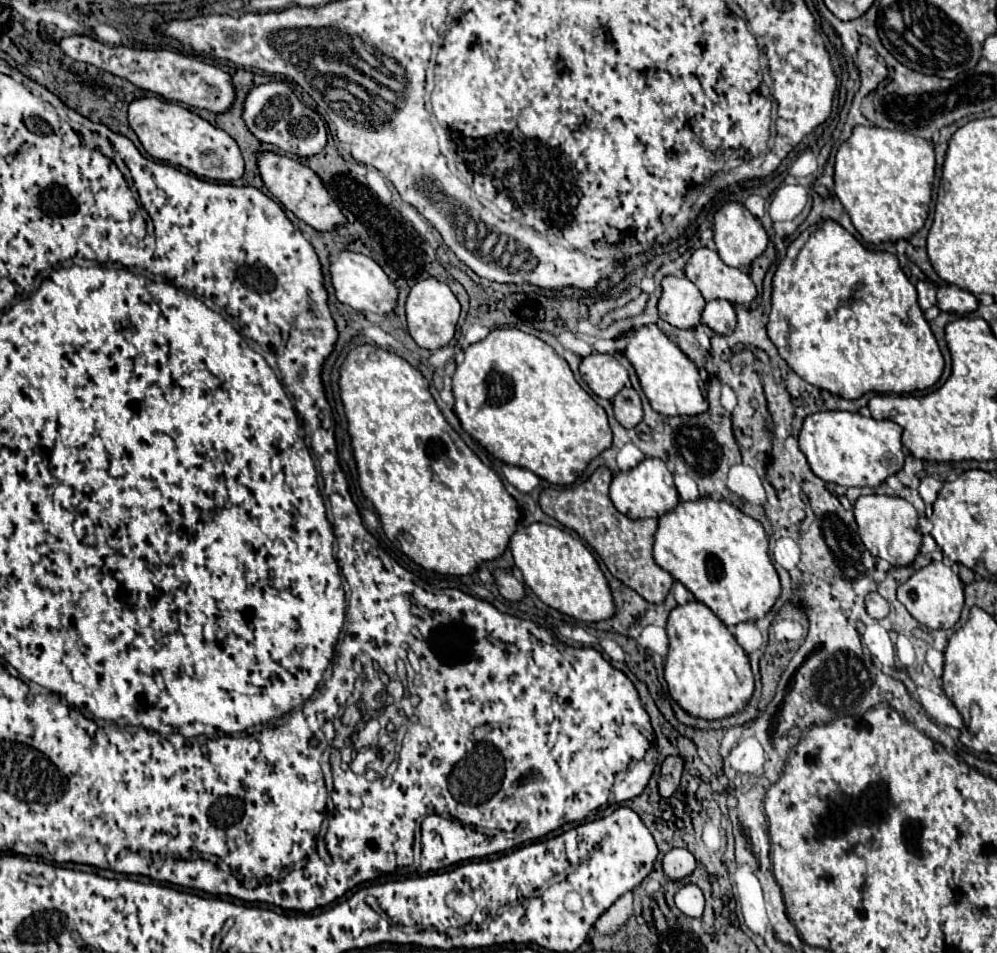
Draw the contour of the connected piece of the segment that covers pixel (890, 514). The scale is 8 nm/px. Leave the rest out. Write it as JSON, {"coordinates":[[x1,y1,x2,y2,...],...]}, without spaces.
{"coordinates":[[869,494,855,502,855,520,859,526,859,536,867,550,887,560,893,566,911,566,921,548,921,532,917,524,917,510,903,498]]}

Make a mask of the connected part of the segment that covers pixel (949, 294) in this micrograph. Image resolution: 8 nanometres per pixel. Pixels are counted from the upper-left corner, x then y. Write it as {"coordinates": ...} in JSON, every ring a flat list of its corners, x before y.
{"coordinates":[[947,284,937,290,937,306,943,312,965,316,965,314,971,314,977,310,979,300,971,292]]}

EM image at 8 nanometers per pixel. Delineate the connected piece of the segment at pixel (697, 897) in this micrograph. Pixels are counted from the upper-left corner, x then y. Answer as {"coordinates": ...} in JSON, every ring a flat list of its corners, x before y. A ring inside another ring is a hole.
{"coordinates":[[693,882,683,884,679,888,679,892,675,894,675,904,685,916,699,918,703,914,703,892,701,892,701,888]]}

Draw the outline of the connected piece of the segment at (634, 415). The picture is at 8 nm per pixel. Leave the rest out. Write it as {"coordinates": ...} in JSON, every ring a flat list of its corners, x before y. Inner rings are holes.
{"coordinates":[[625,386,623,390,619,390,615,394,615,398,613,398,613,410,615,410,615,418,625,428,637,426,641,422,641,418,643,418,641,398,639,398,639,394,631,386]]}

